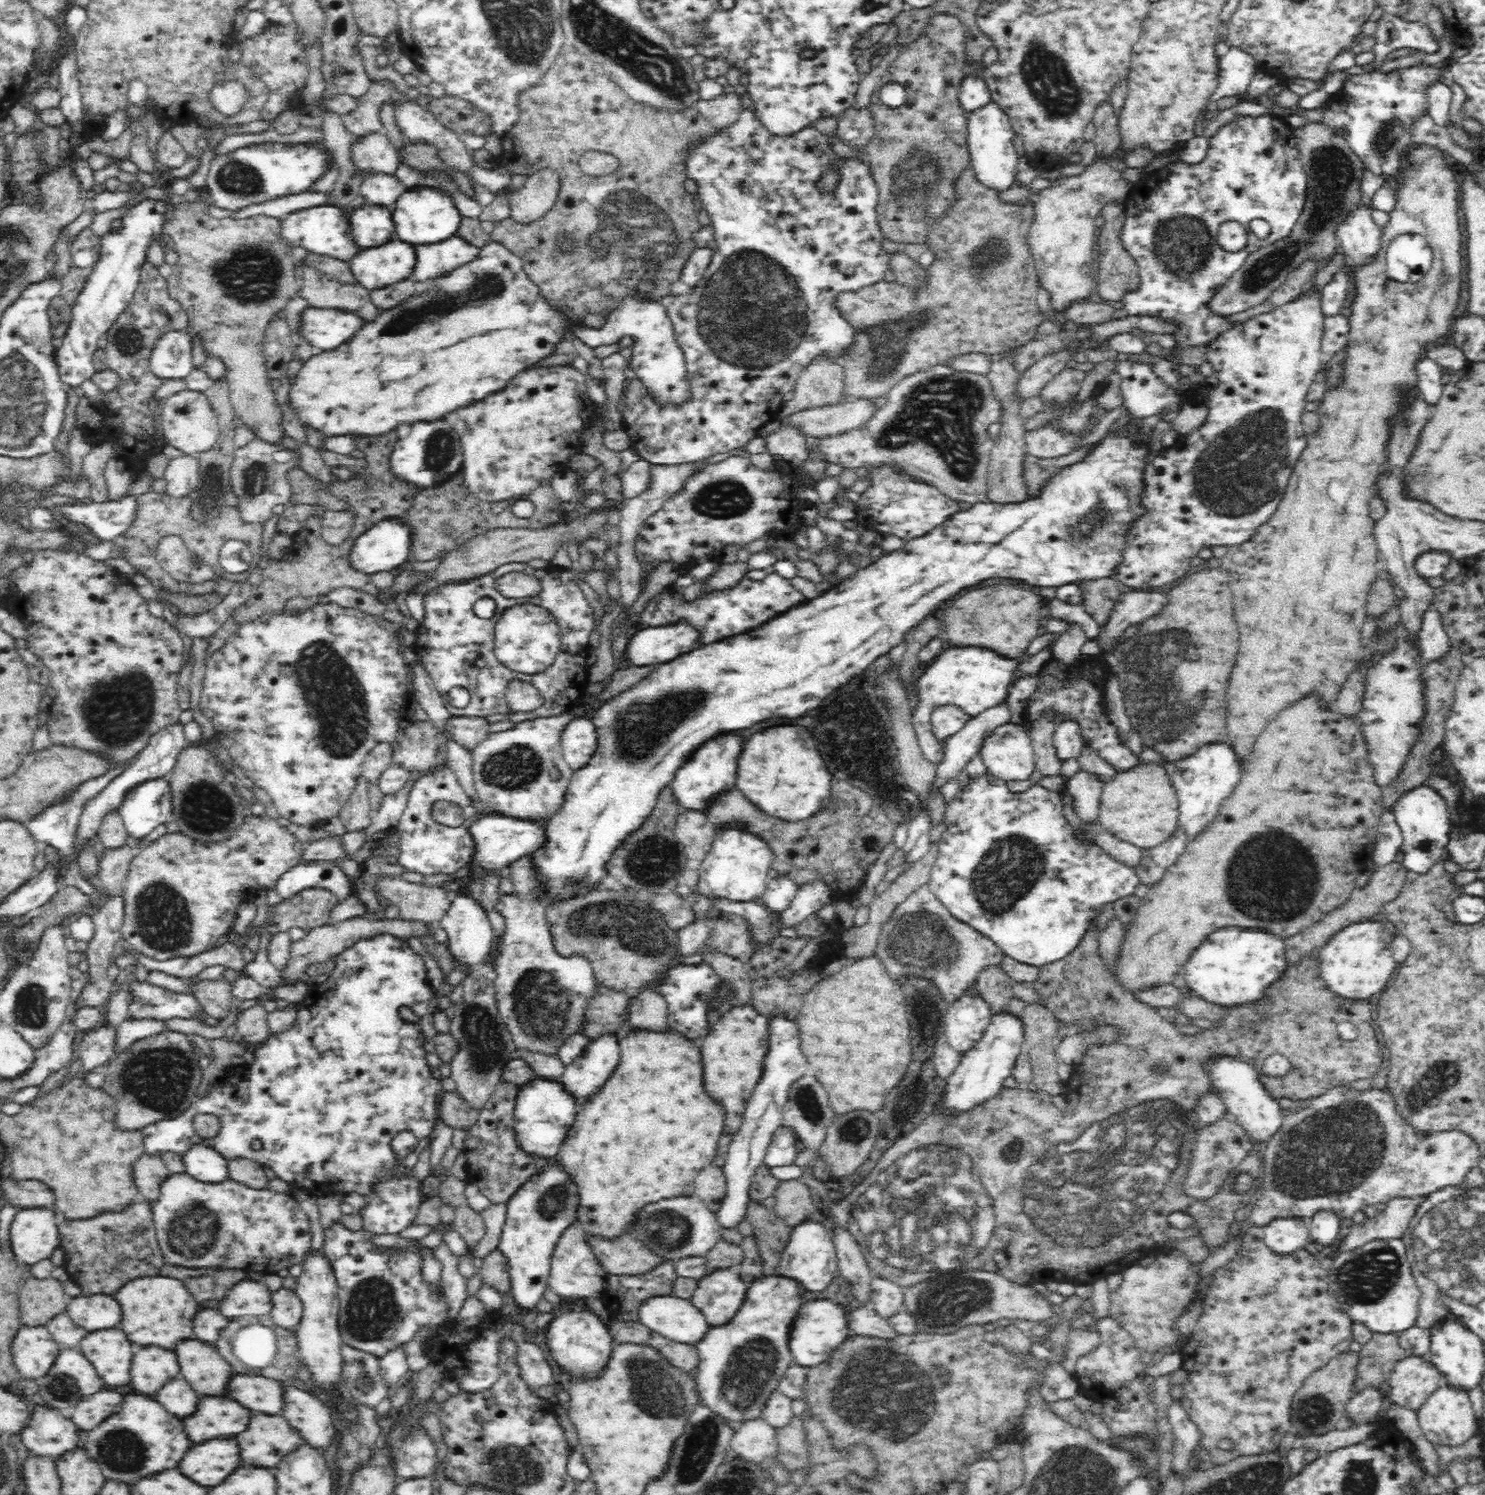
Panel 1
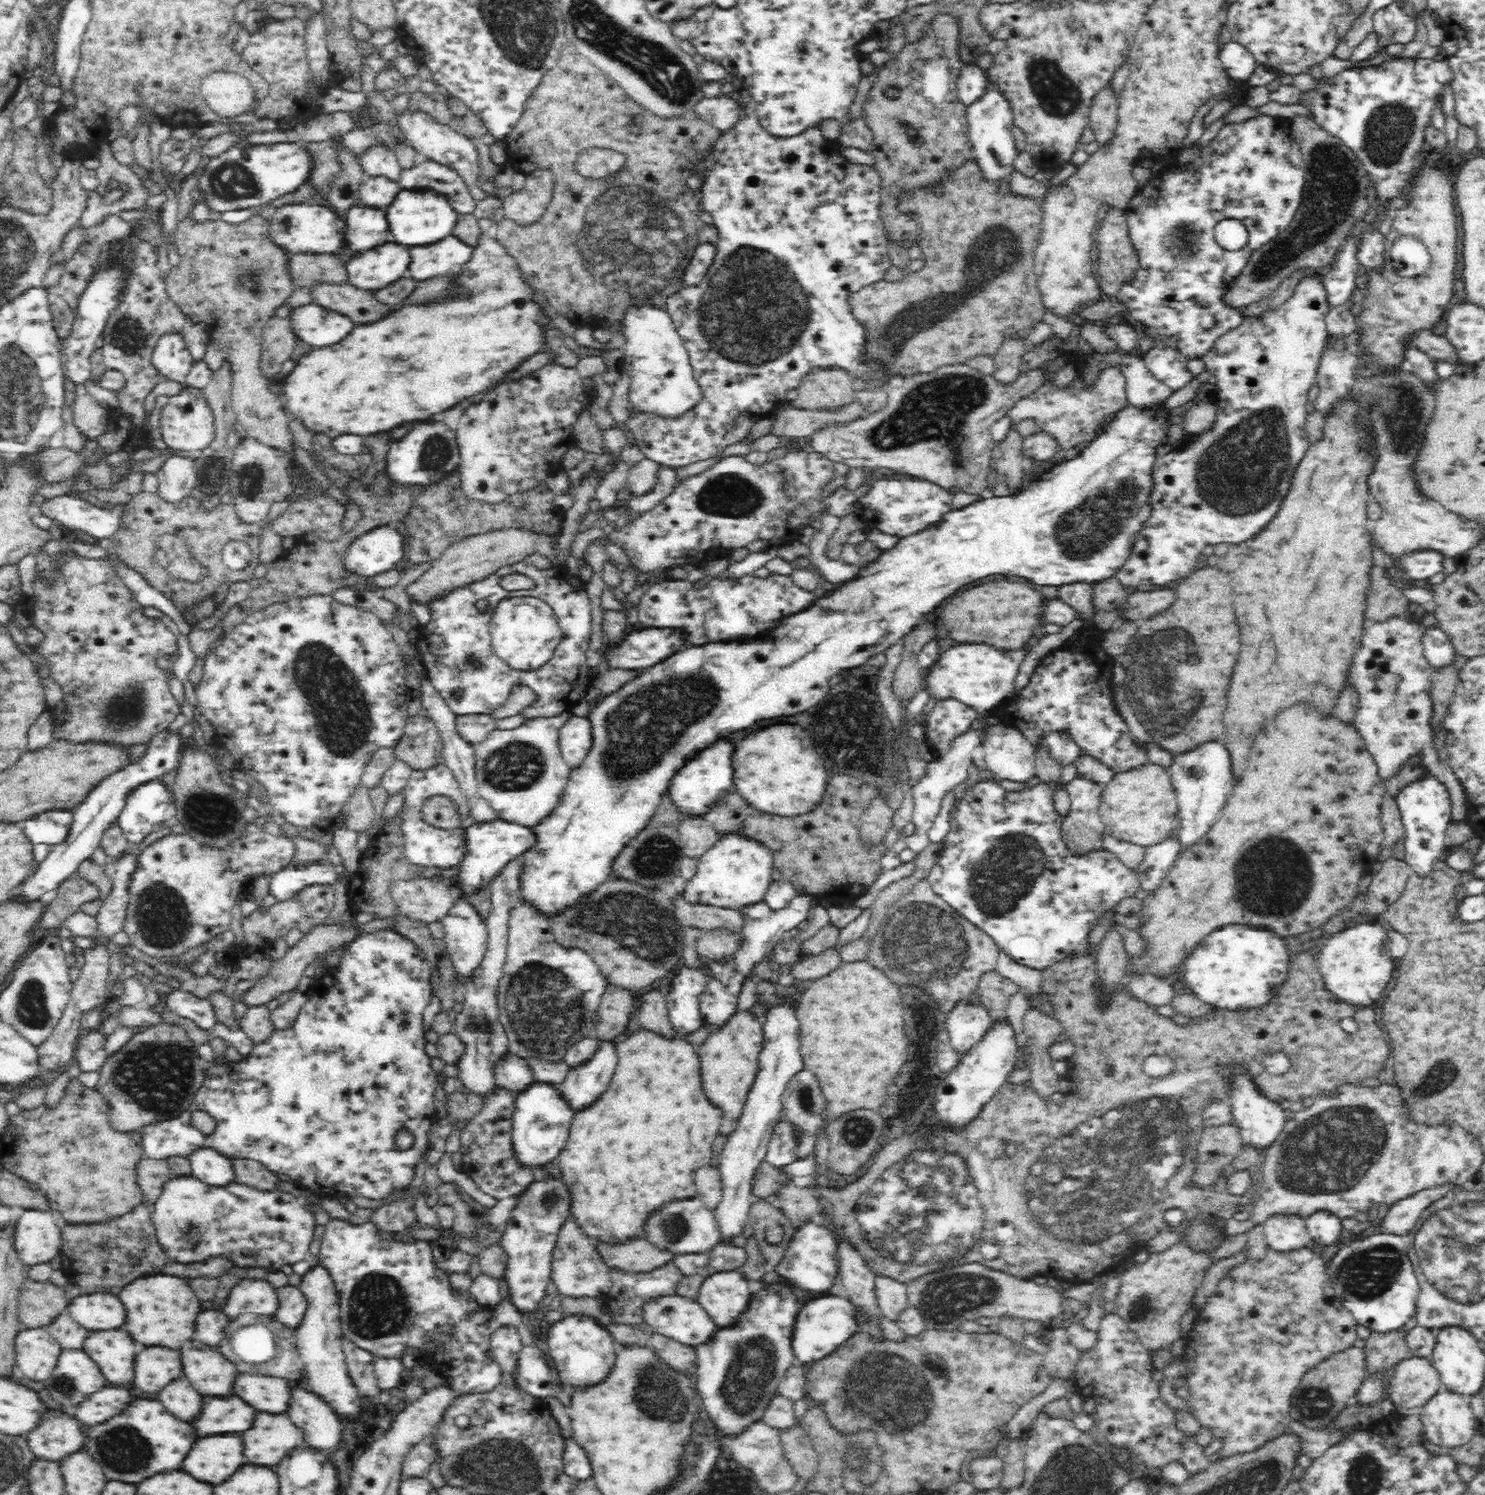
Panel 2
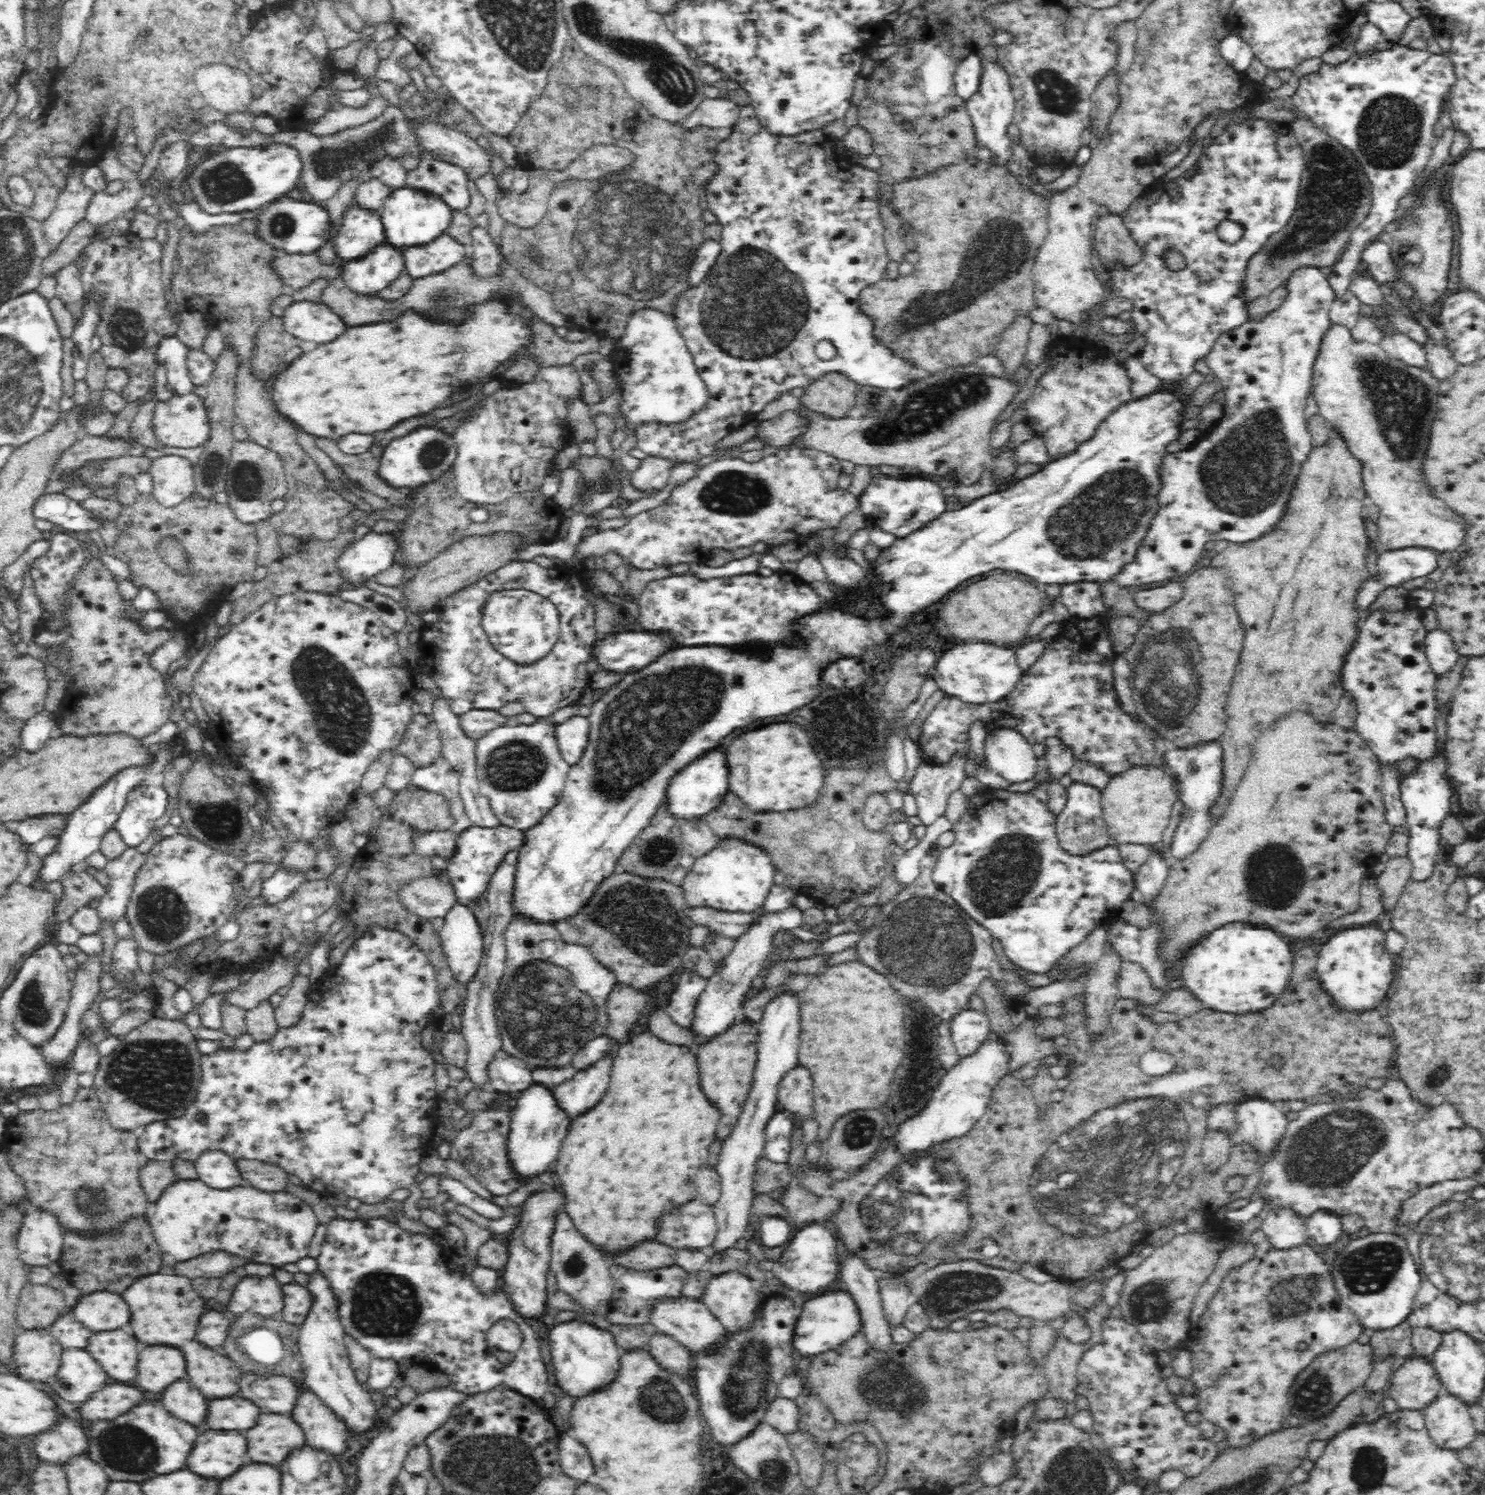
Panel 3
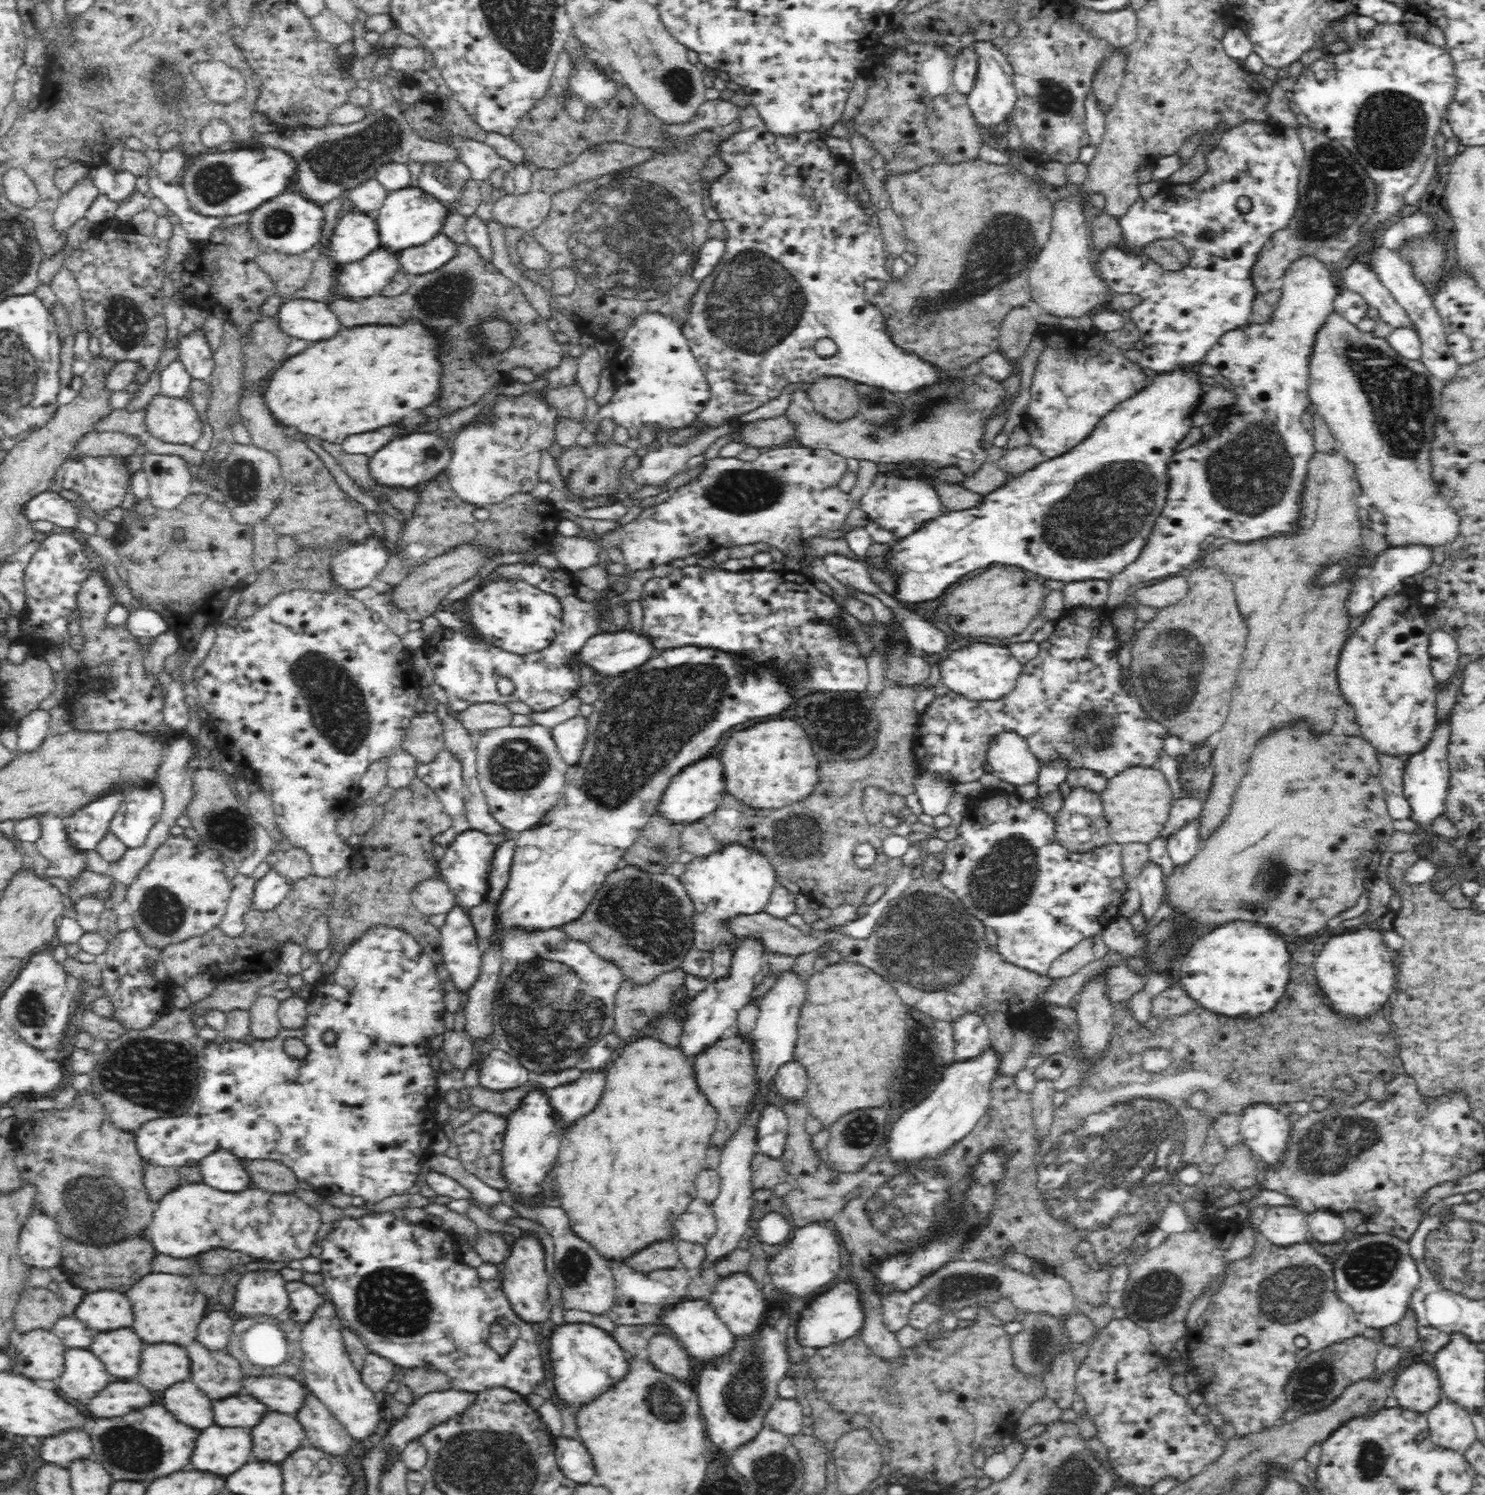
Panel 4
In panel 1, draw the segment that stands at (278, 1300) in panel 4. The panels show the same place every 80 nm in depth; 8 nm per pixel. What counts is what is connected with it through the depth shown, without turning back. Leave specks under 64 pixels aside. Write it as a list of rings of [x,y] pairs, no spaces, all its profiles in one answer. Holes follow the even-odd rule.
[[[242,1280],[220,1302],[219,1312],[235,1322],[241,1316],[270,1316],[274,1310],[274,1298],[268,1286],[259,1281]]]

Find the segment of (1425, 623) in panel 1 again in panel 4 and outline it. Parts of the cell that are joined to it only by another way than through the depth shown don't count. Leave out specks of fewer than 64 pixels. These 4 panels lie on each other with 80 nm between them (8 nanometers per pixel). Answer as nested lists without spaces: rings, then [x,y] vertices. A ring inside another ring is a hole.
[[[1439,628],[1431,634],[1429,653],[1430,670],[1436,686],[1451,682],[1461,655],[1455,638]]]

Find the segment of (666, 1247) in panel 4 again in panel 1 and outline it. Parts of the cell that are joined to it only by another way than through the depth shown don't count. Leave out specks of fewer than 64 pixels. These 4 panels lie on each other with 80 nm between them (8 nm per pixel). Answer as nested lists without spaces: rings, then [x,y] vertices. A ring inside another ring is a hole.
[[[626,1234],[626,1238],[618,1238],[618,1242],[602,1237],[588,1236],[588,1239],[589,1249],[593,1249],[609,1274],[644,1274],[666,1262],[666,1258],[654,1254],[630,1234]]]

